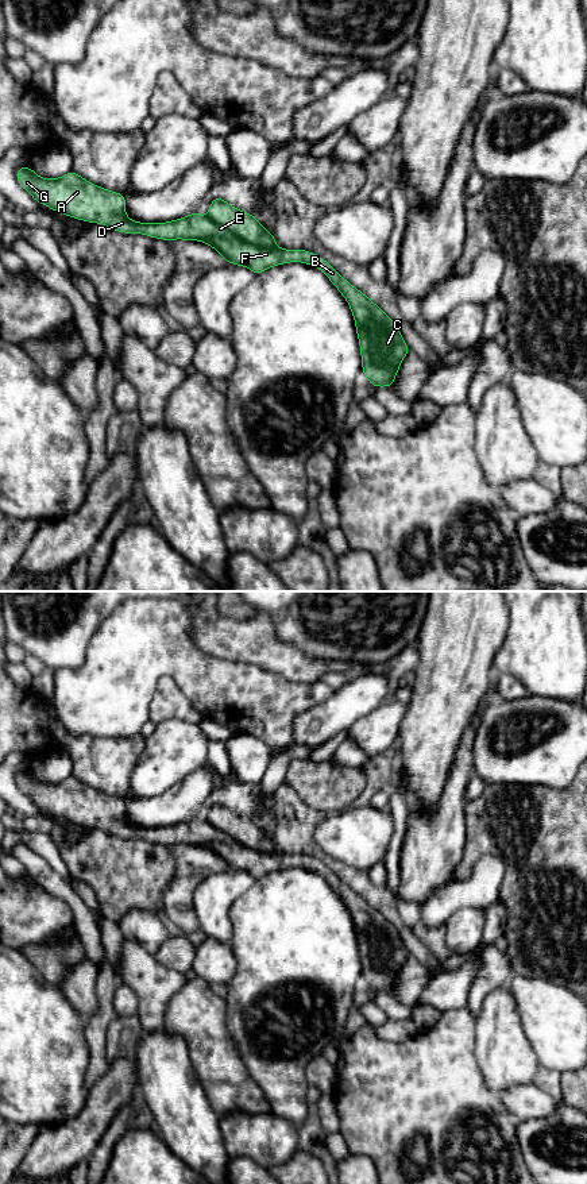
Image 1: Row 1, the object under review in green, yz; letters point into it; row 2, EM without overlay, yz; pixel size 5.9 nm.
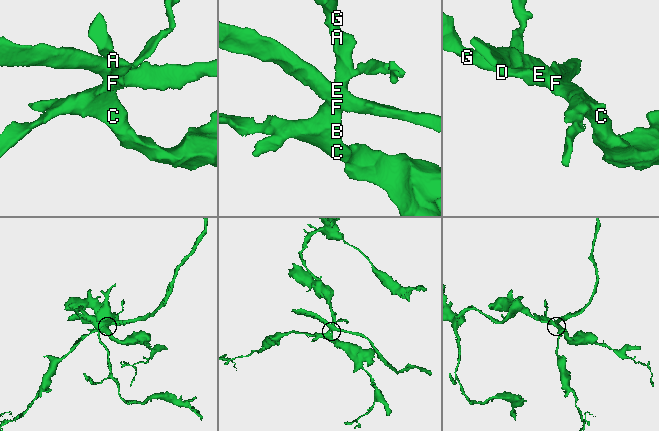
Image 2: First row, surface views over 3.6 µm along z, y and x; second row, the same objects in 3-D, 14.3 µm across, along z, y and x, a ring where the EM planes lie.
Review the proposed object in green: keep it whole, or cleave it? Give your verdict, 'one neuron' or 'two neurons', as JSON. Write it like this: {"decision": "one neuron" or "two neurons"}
{"decision": "one neuron"}

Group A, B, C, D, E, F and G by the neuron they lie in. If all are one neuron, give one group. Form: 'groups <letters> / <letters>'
groups A B C D E F G

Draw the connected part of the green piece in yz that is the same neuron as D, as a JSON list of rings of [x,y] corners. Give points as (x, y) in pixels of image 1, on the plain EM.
[[[24,770],[18,774],[15,782],[19,790],[27,795],[38,809],[43,809],[51,815],[86,828],[99,828],[123,838],[142,838],[166,846],[175,844],[205,846],[208,852],[213,852],[220,859],[221,864],[236,871],[246,871],[255,880],[273,871],[291,867],[302,867],[317,872],[328,882],[350,910],[360,950],[363,967],[362,977],[366,980],[368,988],[376,994],[382,991],[393,992],[399,971],[410,956],[398,930],[364,898],[343,883],[324,863],[308,855],[285,855],[278,852],[274,840],[269,837],[252,818],[242,817],[224,806],[220,801],[216,801],[209,810],[206,821],[201,821],[193,815],[186,822],[166,828],[140,828],[125,821],[127,801],[97,791],[73,775],[59,783],[50,784],[39,782],[32,774]]]

